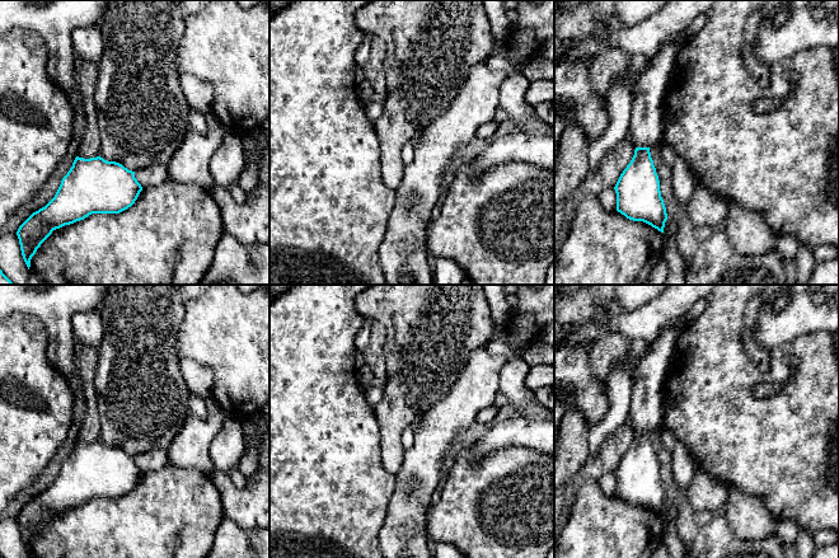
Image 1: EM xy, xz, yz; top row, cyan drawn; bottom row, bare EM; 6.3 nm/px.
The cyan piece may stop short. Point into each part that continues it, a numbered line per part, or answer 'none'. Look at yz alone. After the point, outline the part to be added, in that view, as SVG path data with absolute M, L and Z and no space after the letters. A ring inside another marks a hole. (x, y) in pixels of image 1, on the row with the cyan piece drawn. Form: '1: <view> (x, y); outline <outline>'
1: yz (645, 125); outline M671 41L661 44L651 60L642 60L642 72L637 80L629 133L636 147L650 147L661 137L662 103L678 53Z

